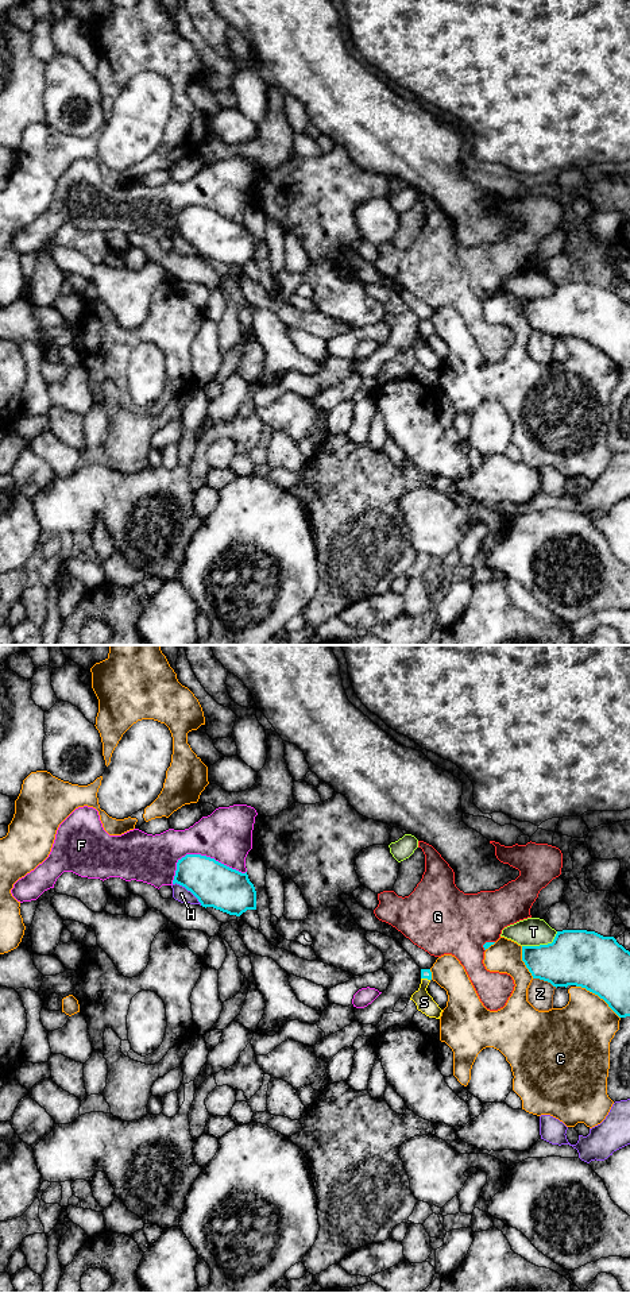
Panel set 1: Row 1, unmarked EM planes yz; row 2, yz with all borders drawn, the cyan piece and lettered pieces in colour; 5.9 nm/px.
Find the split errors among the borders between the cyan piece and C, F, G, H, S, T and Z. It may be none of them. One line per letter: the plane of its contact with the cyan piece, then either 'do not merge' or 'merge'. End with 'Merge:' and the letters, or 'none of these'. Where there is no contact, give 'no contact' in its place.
C: yz | do not merge
F: yz | do not merge
G: yz | do not merge
H: yz | do not merge
S: yz | merge
T: yz | do not merge
Z: yz | do not merge
Merge: S

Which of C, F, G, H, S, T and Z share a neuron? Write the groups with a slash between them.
C / F / G / H / S / T / Z

